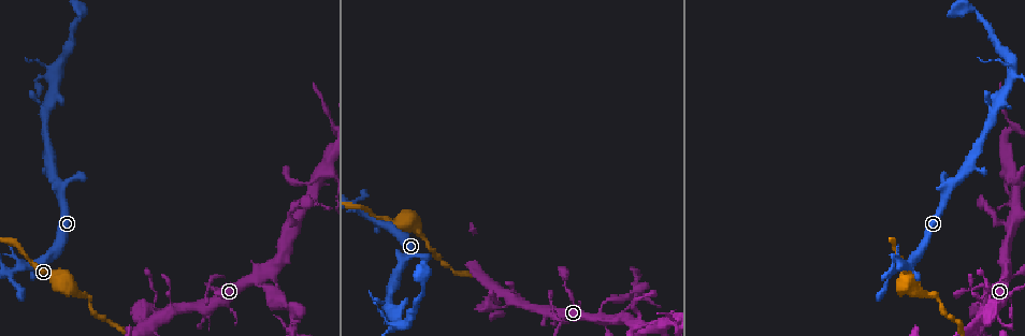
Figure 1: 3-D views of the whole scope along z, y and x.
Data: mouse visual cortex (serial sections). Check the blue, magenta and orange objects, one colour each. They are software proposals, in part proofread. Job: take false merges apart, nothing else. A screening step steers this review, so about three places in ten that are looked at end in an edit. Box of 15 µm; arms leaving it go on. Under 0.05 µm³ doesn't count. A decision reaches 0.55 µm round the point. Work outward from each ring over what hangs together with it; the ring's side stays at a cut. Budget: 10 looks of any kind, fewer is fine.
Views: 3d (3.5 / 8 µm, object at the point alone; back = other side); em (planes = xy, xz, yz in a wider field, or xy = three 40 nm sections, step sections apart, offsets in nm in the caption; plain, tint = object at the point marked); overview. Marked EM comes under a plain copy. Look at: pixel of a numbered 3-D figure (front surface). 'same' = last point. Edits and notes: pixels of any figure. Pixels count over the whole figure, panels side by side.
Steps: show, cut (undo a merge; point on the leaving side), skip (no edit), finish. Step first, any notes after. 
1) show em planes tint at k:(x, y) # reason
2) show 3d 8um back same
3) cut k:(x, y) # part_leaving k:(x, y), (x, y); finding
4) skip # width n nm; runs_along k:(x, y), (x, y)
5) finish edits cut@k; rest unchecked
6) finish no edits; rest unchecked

show 3d 3.5um at 1:(416, 231) # calibre changes

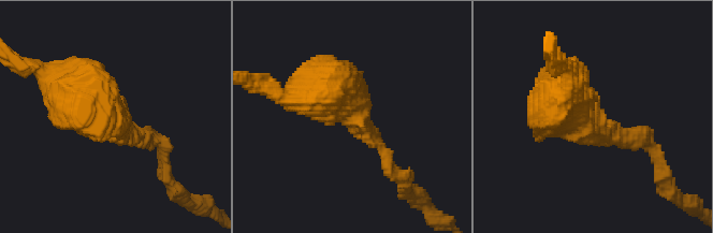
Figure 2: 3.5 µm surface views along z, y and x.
show em planes tint at 2:(358, 119) # arm_widths 200, 700 nm

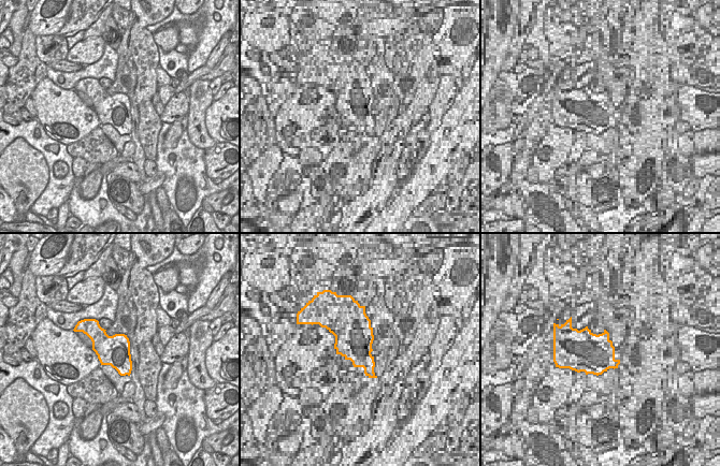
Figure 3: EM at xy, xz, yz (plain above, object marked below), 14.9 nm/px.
skip # all the same cell

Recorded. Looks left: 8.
show 3d 3.5um at 1:(893, 271)

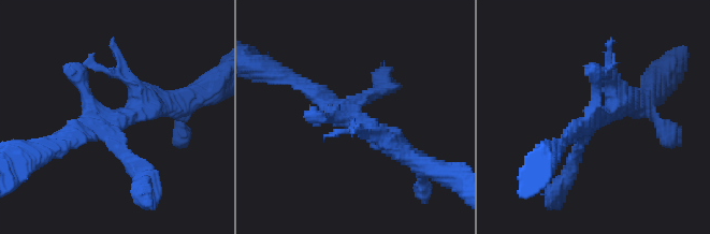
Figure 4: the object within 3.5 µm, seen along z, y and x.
show em xy step 2 tint at 4:(597, 120) # arms 4; arm_widths 150, 200, 200, 300 nm; now the EM

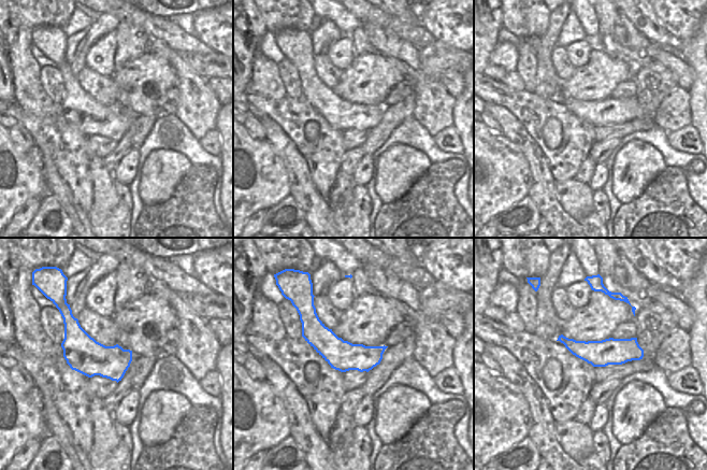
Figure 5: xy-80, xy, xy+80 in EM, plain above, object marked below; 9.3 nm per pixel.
skip # runs_along 4:(638, 107), (600, 117), (567, 177); all the same cell

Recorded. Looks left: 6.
show 3d 8um at 1:(1005, 274) # four arms meet

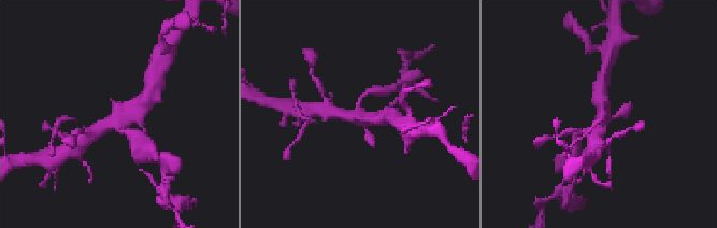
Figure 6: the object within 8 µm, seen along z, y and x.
show 3d 3.5um at 6:(123, 117) # zoom in

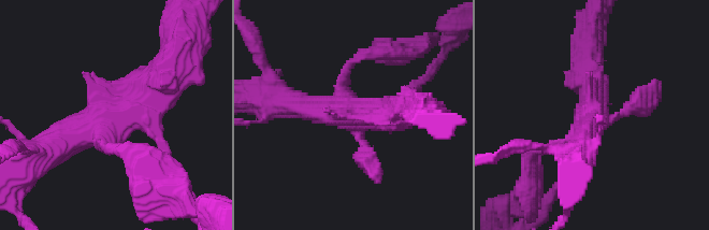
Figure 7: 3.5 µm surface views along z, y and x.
skip # one cell here

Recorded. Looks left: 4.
show 3d 8um at 1:(634, 289) # abrupt turn

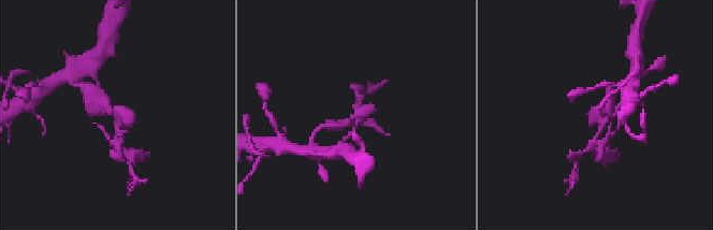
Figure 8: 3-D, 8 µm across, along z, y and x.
show em xy step 1 tint at 8:(355, 114) # now the EM

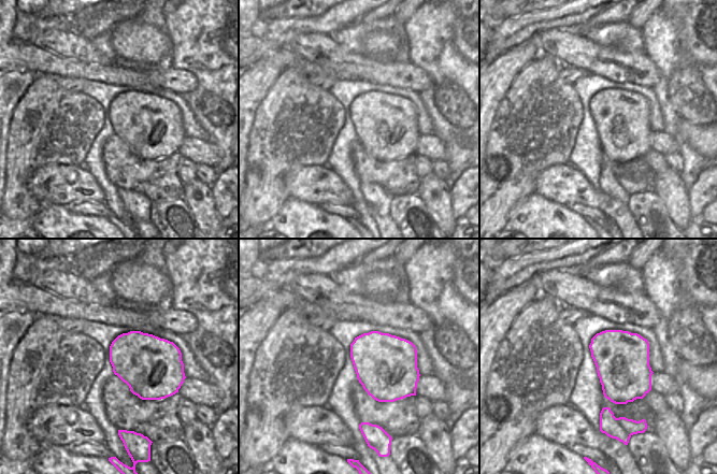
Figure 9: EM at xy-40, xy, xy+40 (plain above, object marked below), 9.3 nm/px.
cut 8:(597, 143) # part_leaving 8:(601, 127), (594, 147), (608, 153); two cells meet here

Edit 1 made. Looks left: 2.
finish edits cut@8; rest unchecked

